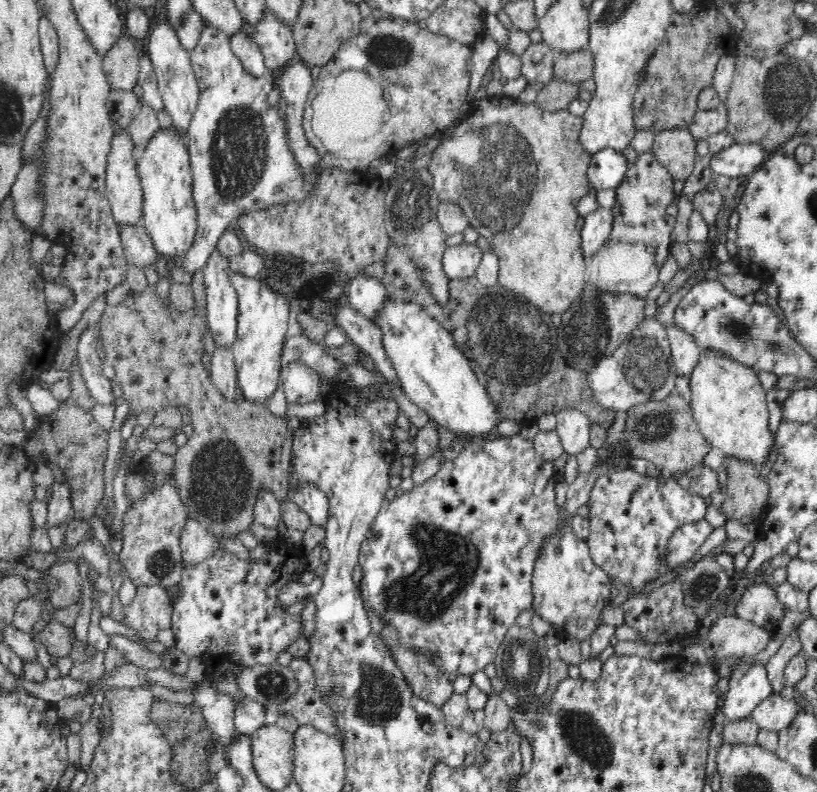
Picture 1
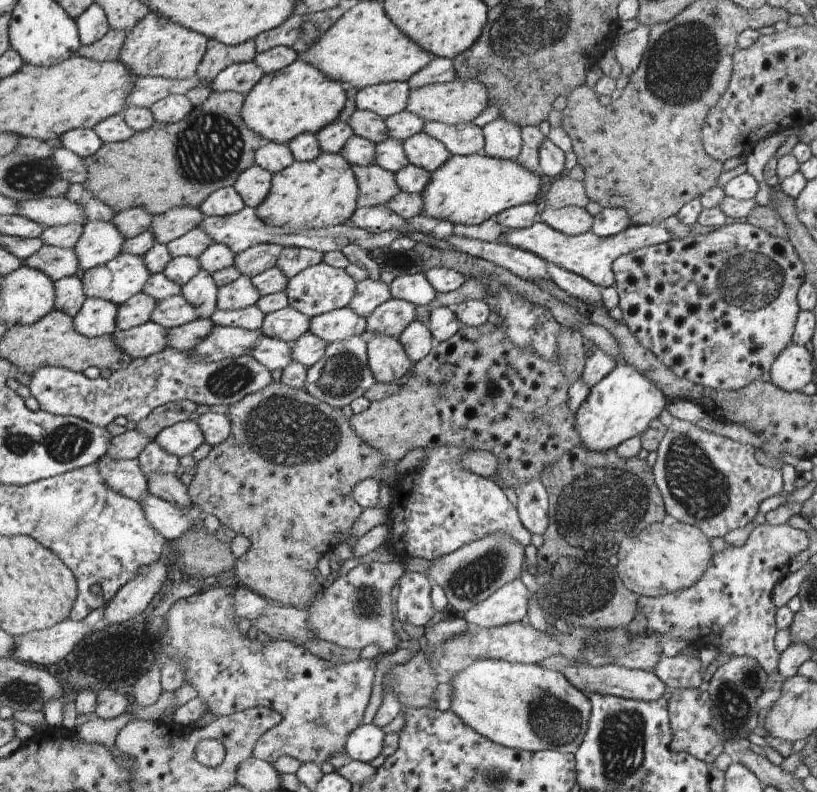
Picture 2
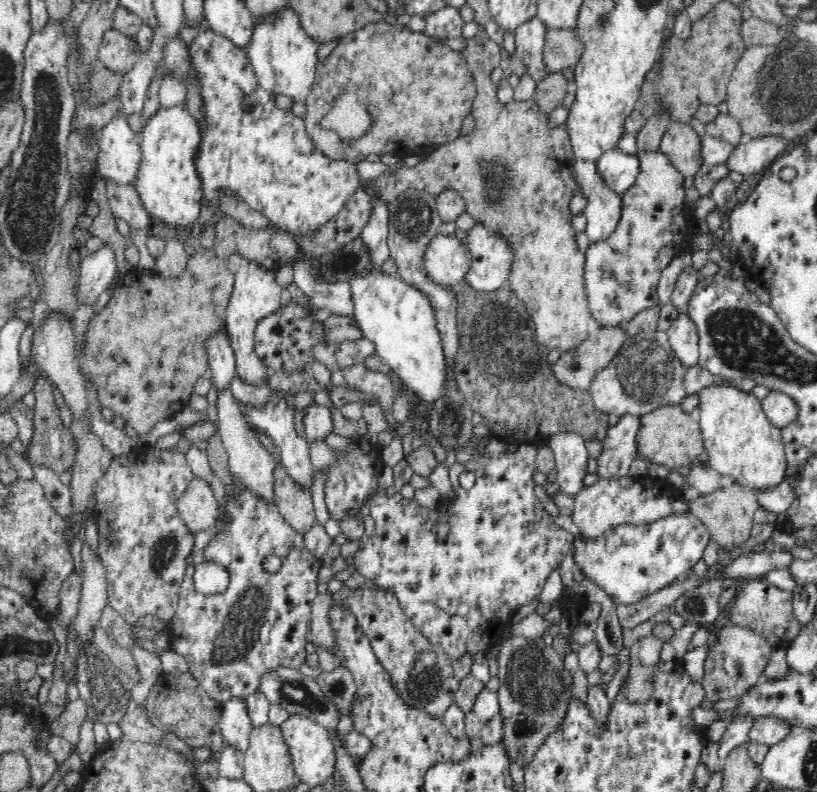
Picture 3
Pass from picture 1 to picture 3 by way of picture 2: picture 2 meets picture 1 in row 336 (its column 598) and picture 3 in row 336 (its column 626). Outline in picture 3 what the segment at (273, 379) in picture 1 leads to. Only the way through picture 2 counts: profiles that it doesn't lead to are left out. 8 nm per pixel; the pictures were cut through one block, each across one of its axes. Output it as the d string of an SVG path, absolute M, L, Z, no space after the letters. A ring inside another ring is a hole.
M240 253L231 254L226 258L226 267L233 278L233 291L224 316L224 327L236 356L236 376L250 384L266 384L267 375L271 372L267 364L264 364L263 360L256 355L255 328L264 317L278 312L284 297L284 288L276 280L274 272L256 261L248 261Z

